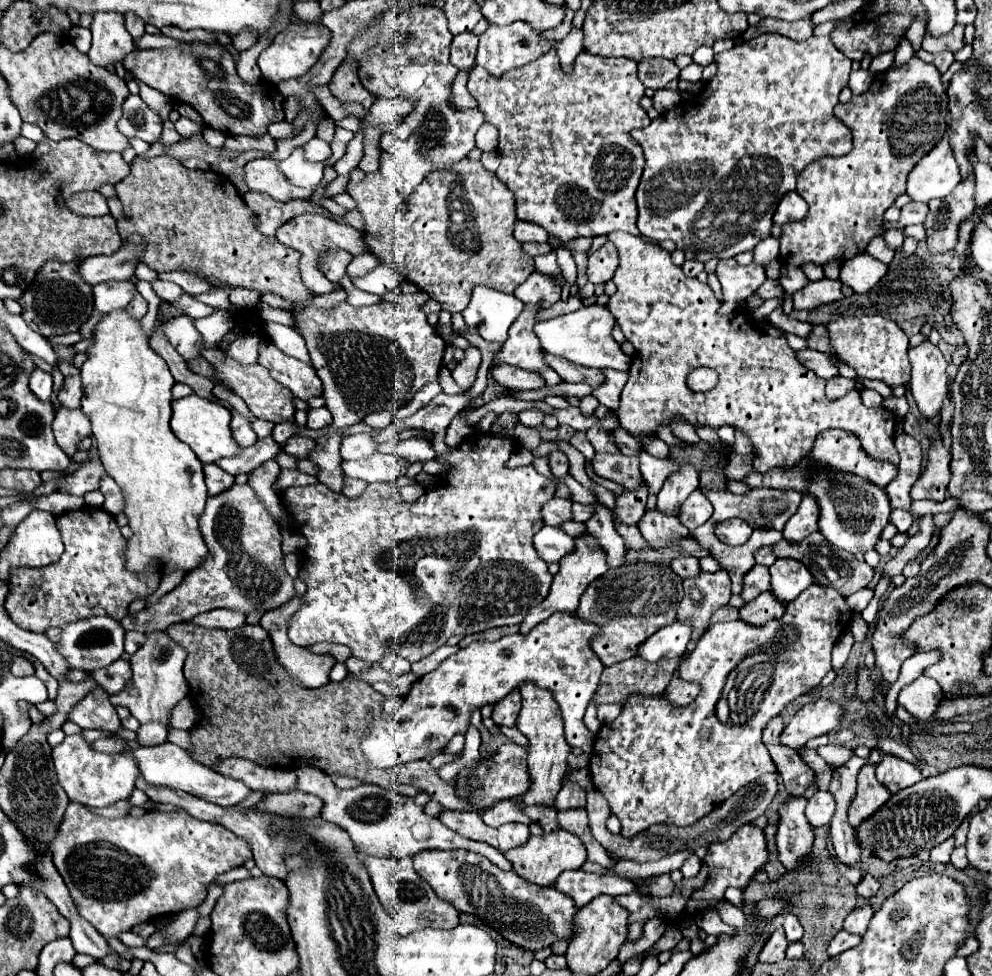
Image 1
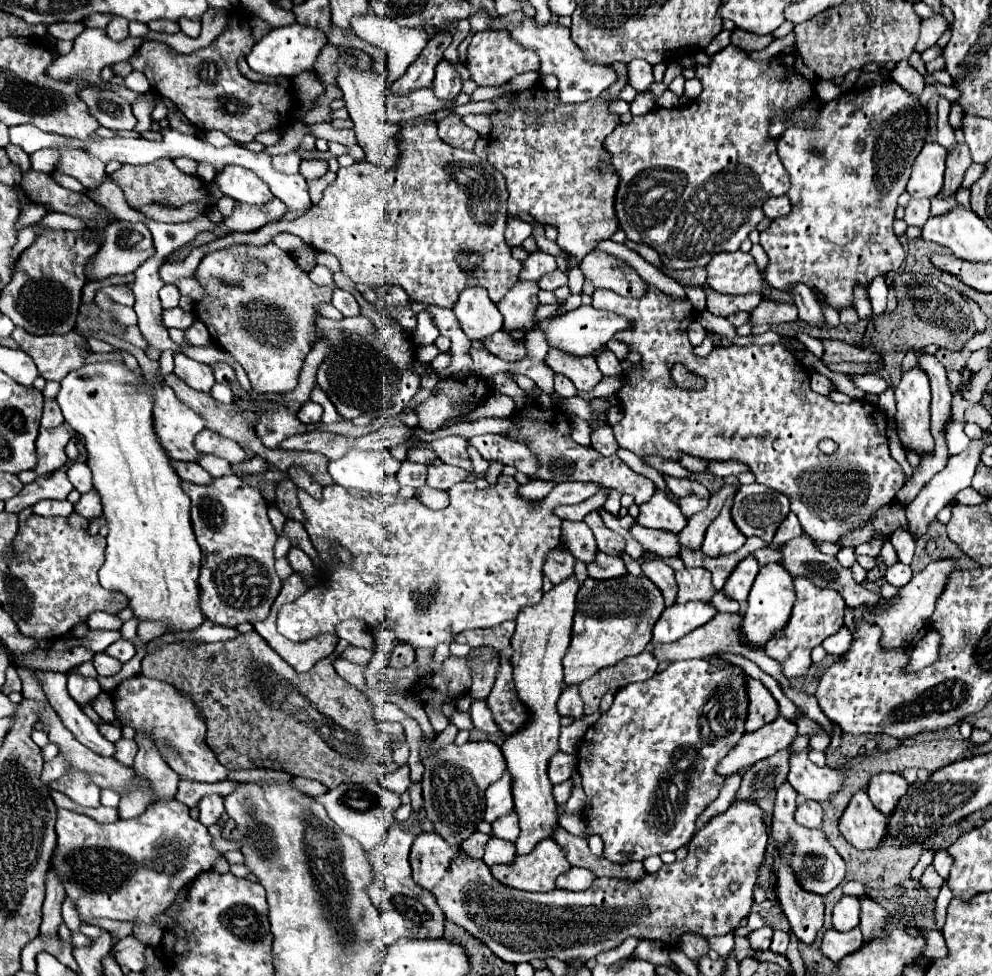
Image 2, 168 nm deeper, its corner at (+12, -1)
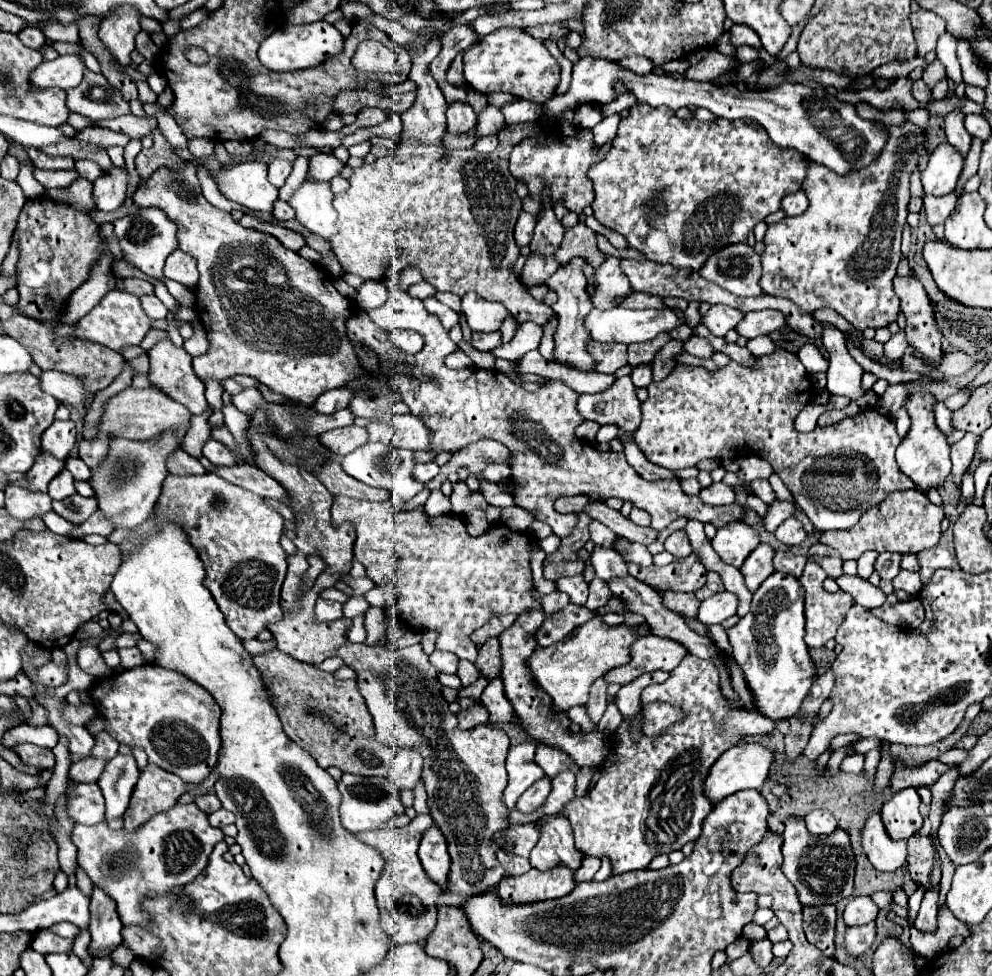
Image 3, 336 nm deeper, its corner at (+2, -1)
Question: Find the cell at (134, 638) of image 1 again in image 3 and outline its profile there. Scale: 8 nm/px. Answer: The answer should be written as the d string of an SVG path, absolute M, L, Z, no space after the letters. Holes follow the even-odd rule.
M136 646L134 648L122 648L118 652L120 652L120 658L122 658L122 662L120 662L122 668L136 668L136 666L144 664L144 656Z

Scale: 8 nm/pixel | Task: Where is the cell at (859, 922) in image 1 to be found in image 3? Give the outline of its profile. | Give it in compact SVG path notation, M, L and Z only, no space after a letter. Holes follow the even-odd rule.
M858 896L852 898L844 910L844 922L848 926L862 926L872 920L876 920L878 906L872 902L870 896Z

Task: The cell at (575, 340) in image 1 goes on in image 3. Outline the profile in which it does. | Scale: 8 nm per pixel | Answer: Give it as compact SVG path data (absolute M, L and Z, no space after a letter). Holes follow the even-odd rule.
M614 308L614 310L594 310L588 314L584 326L590 330L590 338L598 342L622 342L622 344L632 344L632 342L646 342L654 340L660 332L670 332L684 324L684 314L682 310L674 308L664 308L664 310L626 310L626 308Z

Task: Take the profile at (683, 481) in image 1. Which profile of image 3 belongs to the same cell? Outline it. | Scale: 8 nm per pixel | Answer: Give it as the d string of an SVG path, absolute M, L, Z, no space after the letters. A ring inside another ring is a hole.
M676 530L672 536L666 538L666 550L674 556L674 558L688 558L692 548L690 548L690 542L684 534L684 530Z

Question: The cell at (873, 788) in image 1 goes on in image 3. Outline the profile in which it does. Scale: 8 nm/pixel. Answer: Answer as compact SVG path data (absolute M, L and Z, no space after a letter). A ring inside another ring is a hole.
M874 812L868 822L866 828L862 832L862 846L866 850L866 856L870 860L870 864L880 870L880 872L896 872L898 868L904 866L906 862L906 840L902 842L894 842L880 820L880 814Z

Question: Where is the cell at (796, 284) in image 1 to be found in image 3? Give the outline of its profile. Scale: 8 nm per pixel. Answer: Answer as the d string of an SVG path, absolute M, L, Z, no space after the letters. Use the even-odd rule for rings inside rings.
M826 324L826 334L822 336L822 344L828 350L829 356L826 390L834 396L848 396L850 400L858 400L864 394L860 386L864 370L850 356L842 332Z

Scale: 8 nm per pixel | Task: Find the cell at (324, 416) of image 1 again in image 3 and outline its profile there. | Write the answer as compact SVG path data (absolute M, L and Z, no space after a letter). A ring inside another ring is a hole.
M334 388L334 390L326 390L324 394L318 396L318 400L314 402L314 410L318 414L334 414L336 410L342 410L350 404L354 392L350 388Z

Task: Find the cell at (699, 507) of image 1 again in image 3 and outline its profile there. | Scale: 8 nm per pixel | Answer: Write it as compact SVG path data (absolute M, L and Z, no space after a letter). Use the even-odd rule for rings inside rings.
M718 482L718 484L712 484L712 486L700 490L700 498L702 498L706 504L712 504L712 506L732 504L732 502L734 502L734 496L736 496L734 488L726 486L724 482Z

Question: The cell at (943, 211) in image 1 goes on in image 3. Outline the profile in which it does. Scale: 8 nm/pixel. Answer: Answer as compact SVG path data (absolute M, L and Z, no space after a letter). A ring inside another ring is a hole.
M954 108L946 118L944 118L944 124L946 124L946 136L948 136L948 142L960 152L960 154L968 154L970 150L970 142L972 142L972 136L966 132L964 128L964 112L960 108Z

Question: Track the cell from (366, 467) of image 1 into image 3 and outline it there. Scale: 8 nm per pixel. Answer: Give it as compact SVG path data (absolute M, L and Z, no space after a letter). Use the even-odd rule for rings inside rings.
M366 442L358 450L342 456L340 464L342 464L344 472L350 474L350 476L354 476L356 480L360 480L360 482L364 482L368 486L374 486L374 488L384 488L390 494L400 496L404 502L408 502L420 490L424 490L424 486L420 482L416 482L416 478L412 476L412 468L416 464L412 450L392 448L392 446L386 446L382 442Z

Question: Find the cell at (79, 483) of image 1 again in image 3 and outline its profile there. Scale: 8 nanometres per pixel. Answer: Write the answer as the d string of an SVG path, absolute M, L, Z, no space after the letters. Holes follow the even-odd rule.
M62 470L60 474L54 476L54 480L50 482L50 488L48 488L48 494L52 500L62 500L62 498L68 498L70 494L74 494L74 478L68 470Z

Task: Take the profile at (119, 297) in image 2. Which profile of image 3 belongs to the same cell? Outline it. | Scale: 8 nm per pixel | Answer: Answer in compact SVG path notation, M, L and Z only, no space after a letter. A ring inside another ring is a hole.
M152 294L152 296L142 296L142 308L146 310L146 314L152 318L152 320L160 320L160 318L166 318L168 316L168 308Z

